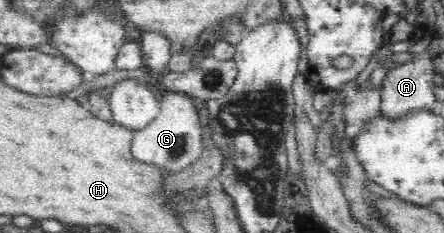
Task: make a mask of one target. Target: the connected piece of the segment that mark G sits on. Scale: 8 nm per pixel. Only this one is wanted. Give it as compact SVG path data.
M164 91L159 94L159 111L144 129L135 132L131 151L139 161L156 165L166 171L183 171L193 165L204 152L203 127L199 123L200 103L187 94Z

